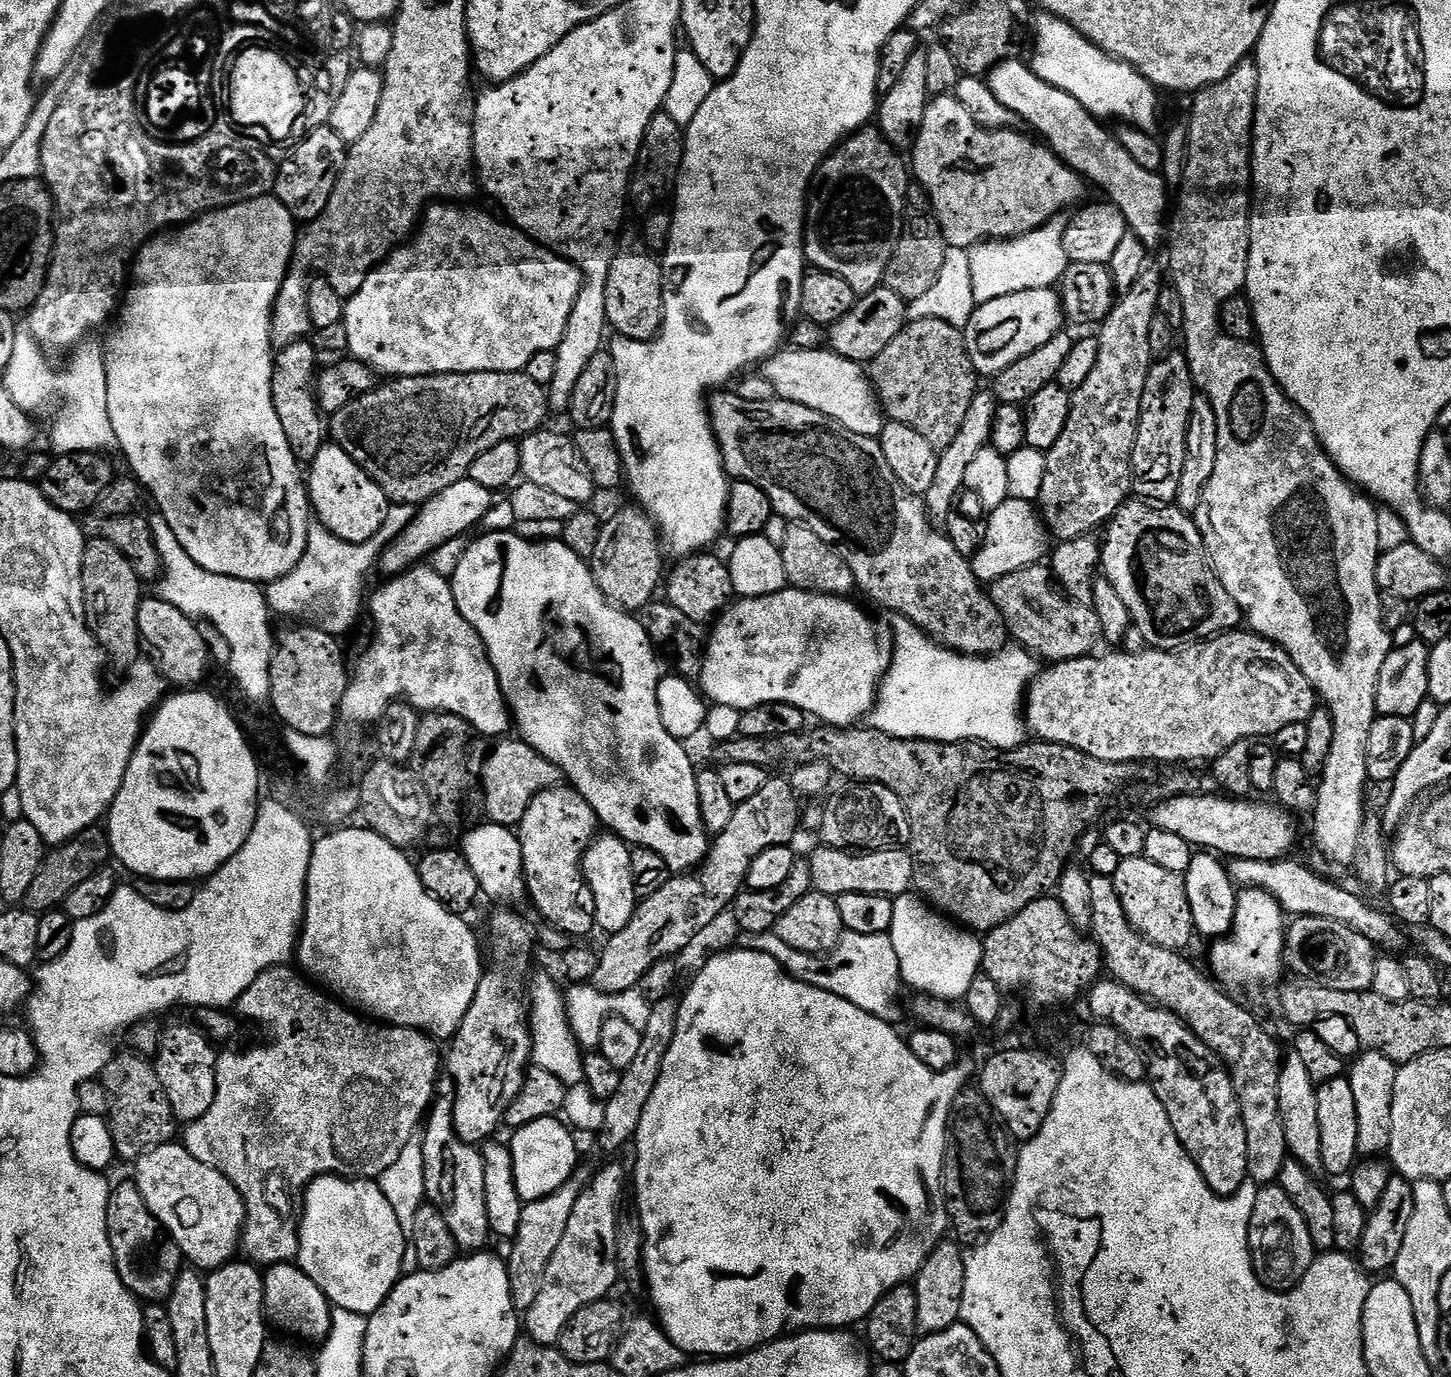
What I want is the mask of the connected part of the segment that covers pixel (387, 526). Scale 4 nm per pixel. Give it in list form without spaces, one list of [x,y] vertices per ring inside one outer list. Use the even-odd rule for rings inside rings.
[[[395,504],[389,507],[382,526],[374,536],[362,543],[350,543],[334,535],[324,524],[311,523],[308,527],[307,548],[298,566],[265,587],[269,611],[296,618],[299,623],[322,630],[337,638],[344,637],[358,622],[362,610],[364,580],[377,565],[385,548],[400,536],[415,516],[413,505]]]

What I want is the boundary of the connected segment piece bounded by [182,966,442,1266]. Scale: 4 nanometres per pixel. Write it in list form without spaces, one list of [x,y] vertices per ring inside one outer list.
[[[288,967],[268,968],[262,974],[258,974],[258,978],[254,978],[254,982],[250,982],[250,986],[236,1001],[234,1005],[235,1011],[240,1011],[246,1019],[265,1020],[268,1023],[268,1032],[272,1035],[272,1041],[269,1044],[260,1044],[257,1048],[248,1048],[245,1052],[221,1051],[217,1055],[214,1106],[210,1106],[210,1110],[206,1110],[206,1114],[202,1118],[198,1118],[194,1123],[187,1125],[183,1129],[184,1137],[182,1137],[184,1149],[190,1154],[194,1154],[194,1158],[212,1165],[223,1176],[230,1178],[230,1182],[244,1199],[242,1252],[245,1252],[248,1255],[245,1257],[257,1266],[287,1264],[295,1261],[300,1249],[300,1244],[284,1243],[277,1229],[276,1214],[265,1205],[264,1195],[260,1193],[264,1183],[264,1173],[272,1172],[272,1169],[286,1171],[289,1179],[294,1179],[295,1182],[303,1183],[306,1186],[311,1184],[318,1176],[379,1178],[388,1167],[394,1165],[398,1154],[402,1153],[403,1148],[410,1142],[412,1136],[417,1135],[433,1099],[437,1095],[438,1081],[442,1076],[442,1052],[436,1049],[438,1047],[437,1041],[428,1033],[420,1032],[416,1028],[398,1028],[390,1024],[377,1022],[371,1018],[365,1018],[363,1015],[353,1011],[351,1007],[345,1006],[339,999],[333,998],[331,995],[321,991],[319,987],[313,986],[295,967],[293,967],[294,969]]]

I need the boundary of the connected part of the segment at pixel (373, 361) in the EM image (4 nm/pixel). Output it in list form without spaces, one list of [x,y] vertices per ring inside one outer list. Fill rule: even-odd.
[[[433,202],[423,209],[422,219],[414,235],[407,242],[399,245],[386,260],[372,269],[362,282],[362,286],[353,296],[347,297],[344,305],[342,333],[348,339],[351,359],[369,364],[378,374],[388,378],[401,376],[435,376],[450,372],[523,372],[534,354],[542,351],[555,352],[566,334],[566,322],[570,322],[570,310],[580,293],[582,277],[579,268],[564,257],[556,255],[550,248],[536,243],[532,237],[503,219],[495,220],[484,212],[471,212],[468,206],[457,206],[452,202]]]

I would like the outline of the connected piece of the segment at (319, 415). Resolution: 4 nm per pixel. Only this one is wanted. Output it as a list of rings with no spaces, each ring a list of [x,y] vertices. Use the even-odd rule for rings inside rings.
[[[305,338],[293,345],[279,349],[272,362],[272,397],[274,410],[278,414],[278,422],[282,422],[282,430],[286,434],[286,442],[290,442],[290,450],[294,458],[304,466],[311,466],[314,458],[318,458],[318,450],[322,450],[330,436],[330,424],[325,413],[320,411],[316,400],[316,348],[311,339]]]

